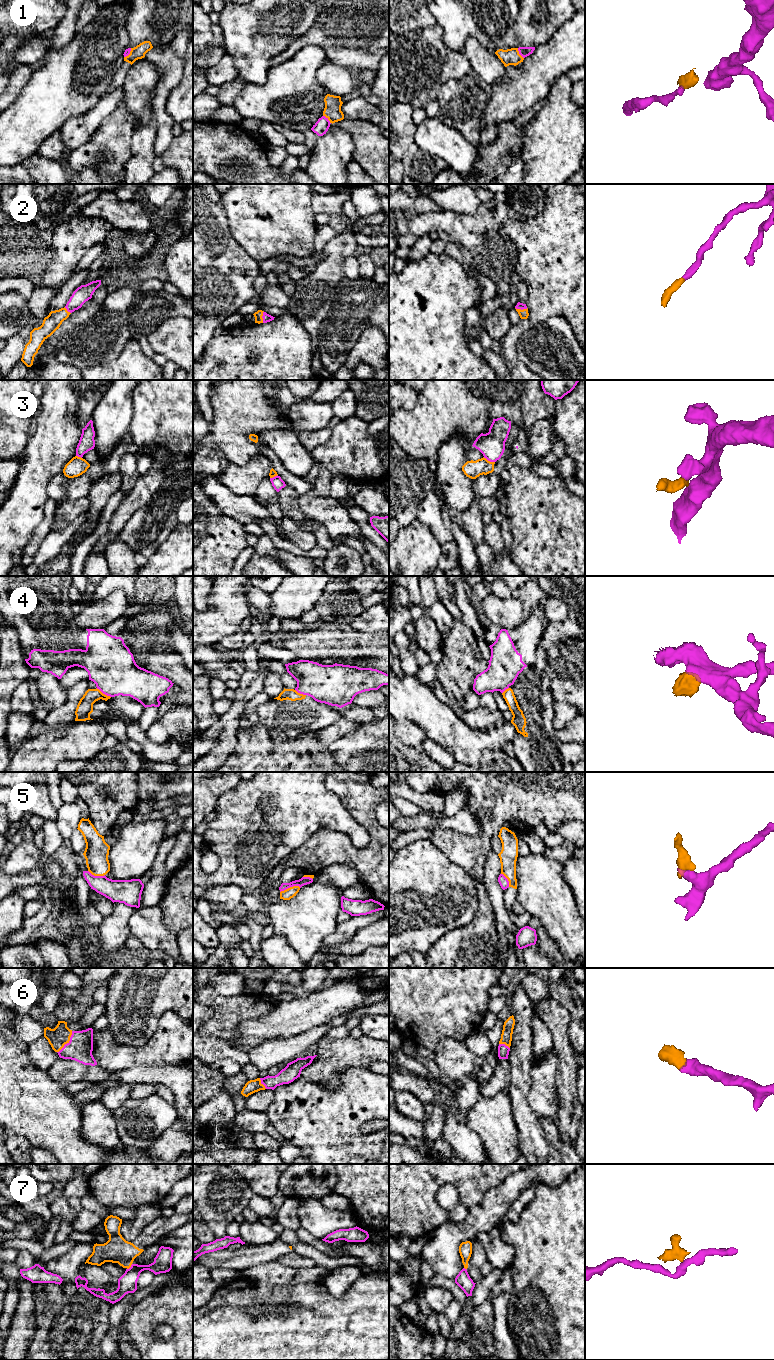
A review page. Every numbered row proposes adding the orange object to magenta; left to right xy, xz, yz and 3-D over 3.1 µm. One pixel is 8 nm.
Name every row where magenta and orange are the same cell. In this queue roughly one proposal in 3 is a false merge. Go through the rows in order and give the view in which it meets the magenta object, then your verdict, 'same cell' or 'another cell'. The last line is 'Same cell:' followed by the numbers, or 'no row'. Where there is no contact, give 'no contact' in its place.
1: yz | another cell
2: yz | same cell
3: yz | another cell
4: xy | another cell
5: xz | another cell
6: xy | same cell
7: xy | another cell
Same cell: 2, 6

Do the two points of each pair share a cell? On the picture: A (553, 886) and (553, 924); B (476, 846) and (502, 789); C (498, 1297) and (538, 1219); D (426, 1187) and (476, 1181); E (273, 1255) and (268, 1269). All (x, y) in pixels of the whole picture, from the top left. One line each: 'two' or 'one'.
A: one
B: one
C: two
D: one
E: two

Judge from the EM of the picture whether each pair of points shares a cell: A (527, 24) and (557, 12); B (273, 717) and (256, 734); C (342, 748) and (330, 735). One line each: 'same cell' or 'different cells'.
A: same cell
B: different cells
C: different cells

